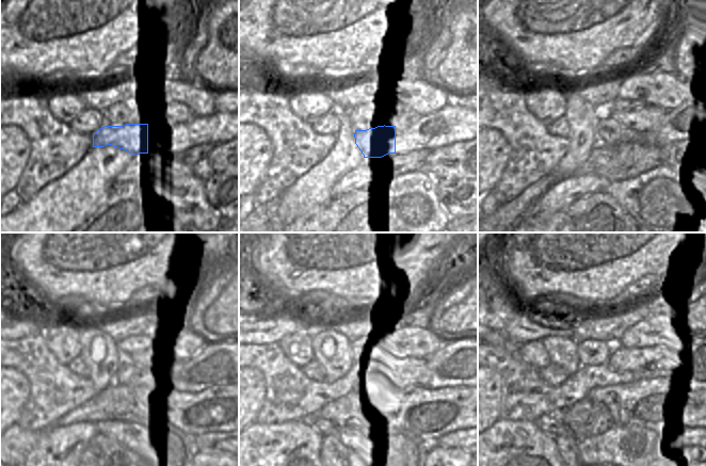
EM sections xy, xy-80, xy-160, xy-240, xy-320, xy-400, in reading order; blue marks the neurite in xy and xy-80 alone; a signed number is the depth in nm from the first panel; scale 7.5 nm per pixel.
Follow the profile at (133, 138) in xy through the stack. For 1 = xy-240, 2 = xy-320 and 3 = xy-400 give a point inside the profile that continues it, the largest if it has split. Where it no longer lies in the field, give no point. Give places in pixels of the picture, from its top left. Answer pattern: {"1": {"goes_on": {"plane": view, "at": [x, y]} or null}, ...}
{"1": {"goes_on": {"plane": "xy-240", "at": [217, 365]}}, "2": {"goes_on": {"plane": "xy-320", "at": [455, 364]}}, "3": {"goes_on": {"plane": "xy-400", "at": [694, 369]}}}

